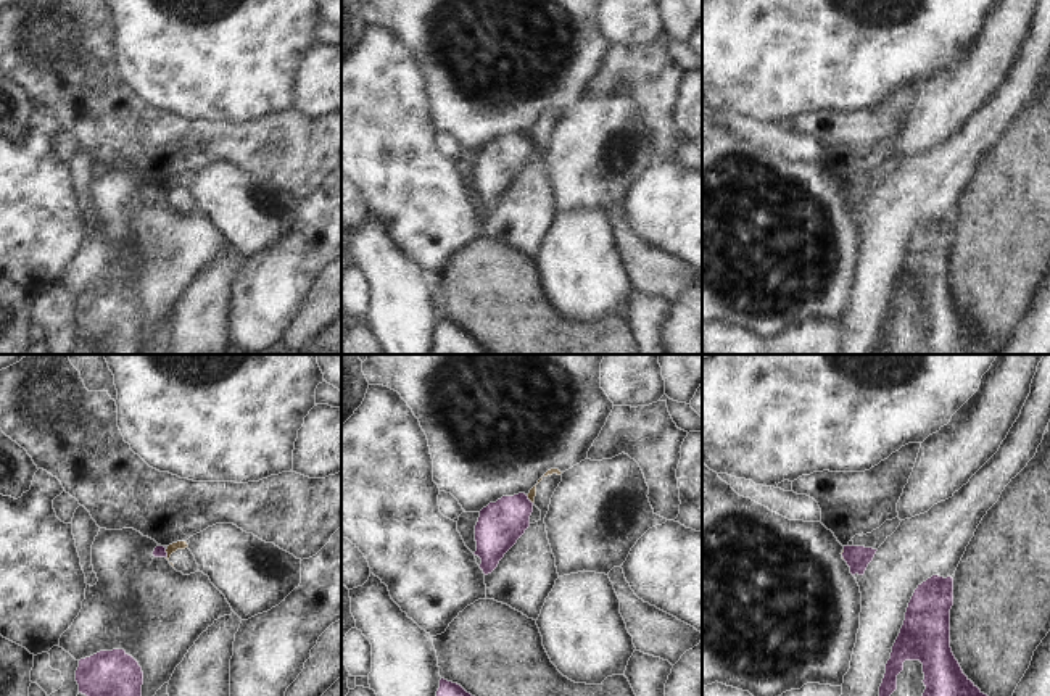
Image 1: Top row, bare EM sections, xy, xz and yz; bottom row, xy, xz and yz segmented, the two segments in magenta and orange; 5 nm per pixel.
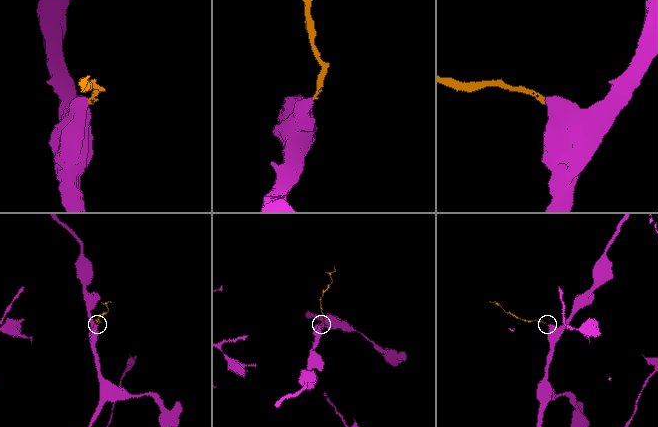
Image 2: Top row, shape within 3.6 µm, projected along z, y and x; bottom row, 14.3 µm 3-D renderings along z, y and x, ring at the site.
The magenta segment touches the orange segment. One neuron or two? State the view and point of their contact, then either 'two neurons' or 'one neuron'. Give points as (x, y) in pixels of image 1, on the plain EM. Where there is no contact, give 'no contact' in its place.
meets magenta in xz at (529, 139); two neurons

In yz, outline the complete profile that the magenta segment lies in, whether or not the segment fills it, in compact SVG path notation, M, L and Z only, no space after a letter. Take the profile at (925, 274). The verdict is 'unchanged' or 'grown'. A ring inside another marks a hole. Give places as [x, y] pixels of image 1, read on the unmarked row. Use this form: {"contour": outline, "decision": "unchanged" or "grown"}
{"contour": "M932 214L915 229L900 272L879 325L876 354L891 354L891 334L897 329L897 314L905 300L920 300L924 313L923 342L916 354L997 354L1000 348L961 309L950 287L950 248L953 245L953 218Z", "decision": "unchanged"}

